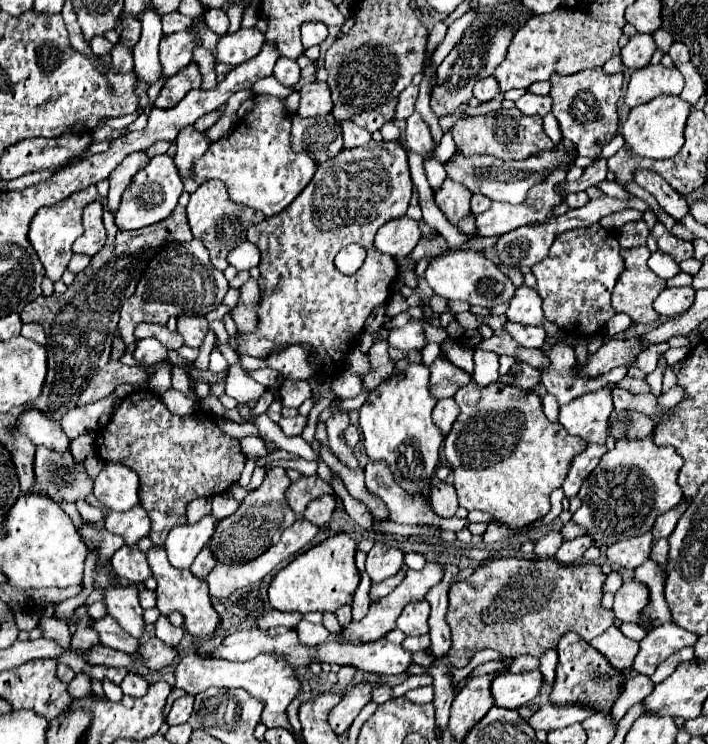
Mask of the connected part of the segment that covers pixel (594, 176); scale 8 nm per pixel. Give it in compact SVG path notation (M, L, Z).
M600 159L596 161L592 167L586 167L584 175L578 179L578 181L572 181L572 183L564 183L560 185L562 189L562 197L566 197L568 193L576 193L576 191L584 191L600 181L606 179L608 173L608 167L606 167L606 159Z

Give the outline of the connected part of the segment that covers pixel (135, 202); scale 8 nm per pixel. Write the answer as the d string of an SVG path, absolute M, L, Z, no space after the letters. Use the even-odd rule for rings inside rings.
M156 155L150 159L150 163L140 169L132 183L126 187L120 207L114 213L114 223L118 229L142 229L148 225L154 225L162 219L166 219L174 207L178 205L178 197L184 191L184 185L180 181L180 173L176 171L176 165L168 155Z

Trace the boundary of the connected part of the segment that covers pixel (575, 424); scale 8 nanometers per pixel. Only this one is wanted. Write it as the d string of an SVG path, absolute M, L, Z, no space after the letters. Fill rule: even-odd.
M604 387L594 393L580 395L560 407L558 421L570 435L602 445L606 441L606 421L612 409L612 391Z

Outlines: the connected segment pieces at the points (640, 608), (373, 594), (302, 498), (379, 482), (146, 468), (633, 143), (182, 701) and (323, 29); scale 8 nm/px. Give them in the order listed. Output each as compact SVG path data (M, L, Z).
M630 579L614 595L614 613L620 621L648 625L652 619L644 617L644 607L650 603L650 591L644 583Z
M406 567L398 573L398 575L394 575L394 577L388 577L388 579L384 579L384 581L380 581L380 583L372 583L372 587L370 587L370 603L376 603L378 599L382 599L382 597L386 597L402 579L404 579L404 575L406 575Z
M300 475L300 479L294 481L292 487L288 487L286 499L288 499L292 511L296 513L296 517L302 517L306 505L308 505L312 499L316 499L316 497L320 497L320 495L326 495L326 493L336 495L330 483L322 481L318 475L314 475L314 477Z
M376 461L375 463L369 462L366 467L365 485L367 489L372 489L372 493L376 493L388 507L390 511L390 521L394 523L410 523L410 525L434 525L434 527L440 527L444 531L462 531L464 527L468 527L468 519L458 519L458 517L448 517L448 519L442 519L434 513L434 509L430 507L428 503L428 497L422 495L422 493L408 493L404 491L392 477L392 471L388 469L388 463L386 461Z
M152 391L130 393L114 411L108 425L98 433L96 453L104 461L122 463L140 477L140 505L152 519L150 539L156 545L166 541L172 527L186 523L186 505L198 497L226 493L246 463L240 441L222 433L216 419L204 409L190 415L172 415Z
M660 95L660 99L654 99L652 103L634 107L630 109L626 123L622 125L624 141L640 157L648 157L648 159L674 157L684 145L684 127L686 127L690 109L692 109L690 103L684 103L684 99L680 99L678 95L672 95L672 97Z
M184 695L184 697L176 699L174 705L172 705L172 711L170 711L168 719L166 719L166 723L168 725L186 723L188 717L190 717L190 713L192 713L192 705L194 705L194 697L192 695Z
M310 21L302 25L302 45L304 49L310 49L314 45L322 45L328 37L328 27L318 21Z

